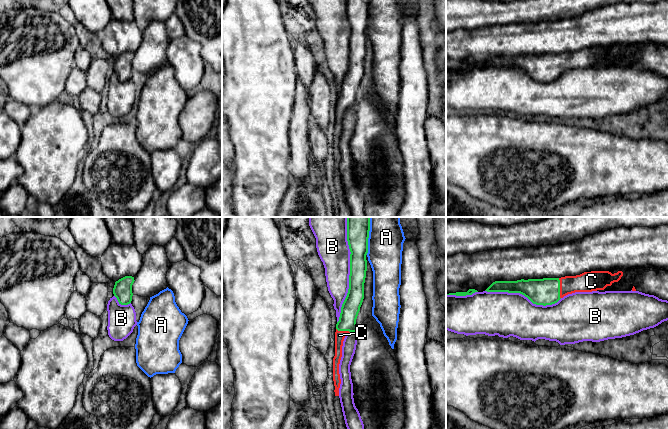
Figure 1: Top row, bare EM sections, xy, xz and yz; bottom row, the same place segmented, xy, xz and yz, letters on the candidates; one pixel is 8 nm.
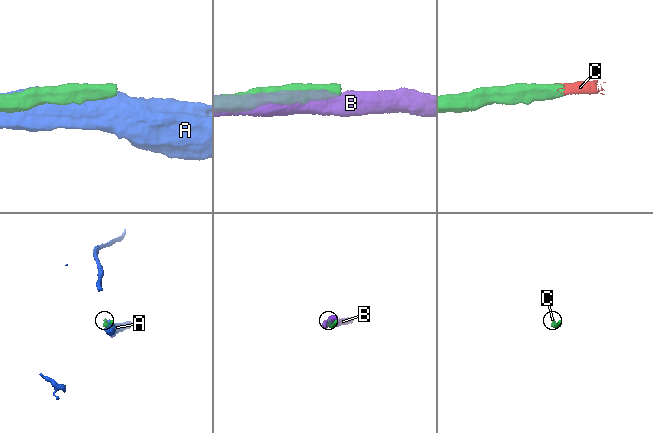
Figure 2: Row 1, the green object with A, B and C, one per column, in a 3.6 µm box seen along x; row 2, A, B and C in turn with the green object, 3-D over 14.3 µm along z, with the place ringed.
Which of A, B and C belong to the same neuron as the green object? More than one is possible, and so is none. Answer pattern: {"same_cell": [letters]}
{"same_cell": ["C"]}

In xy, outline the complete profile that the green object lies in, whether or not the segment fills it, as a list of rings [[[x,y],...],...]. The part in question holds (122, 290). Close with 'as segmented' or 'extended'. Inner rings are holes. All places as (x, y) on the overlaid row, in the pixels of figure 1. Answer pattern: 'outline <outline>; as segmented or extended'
outline [[[125,276],[115,282],[113,288],[113,294],[117,298],[119,304],[128,305],[132,301],[132,285],[134,283],[134,277]]]; as segmented

